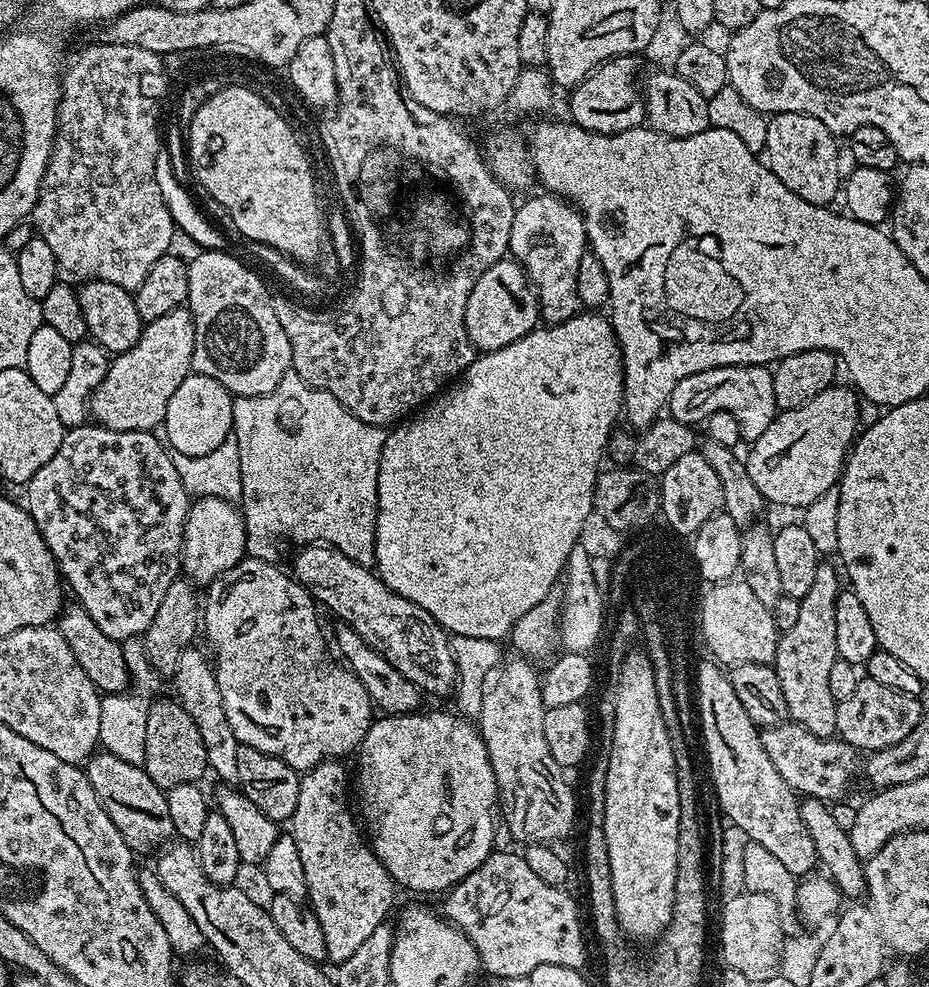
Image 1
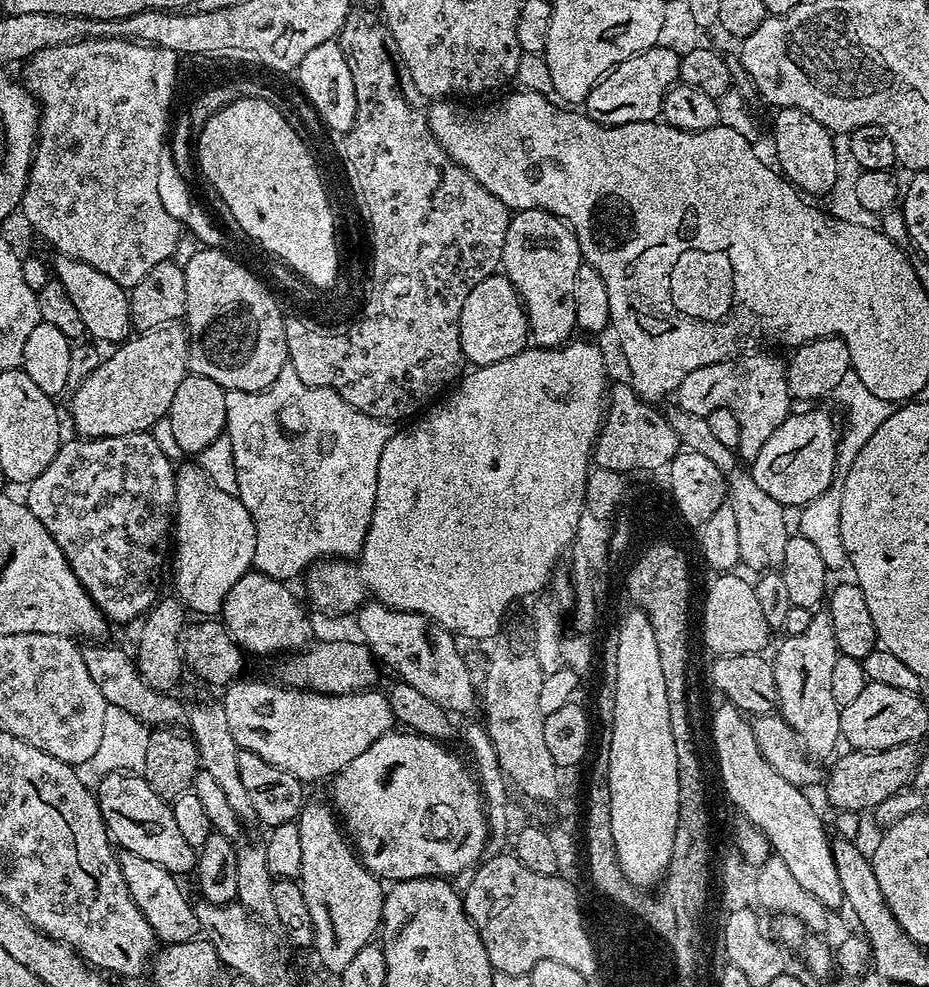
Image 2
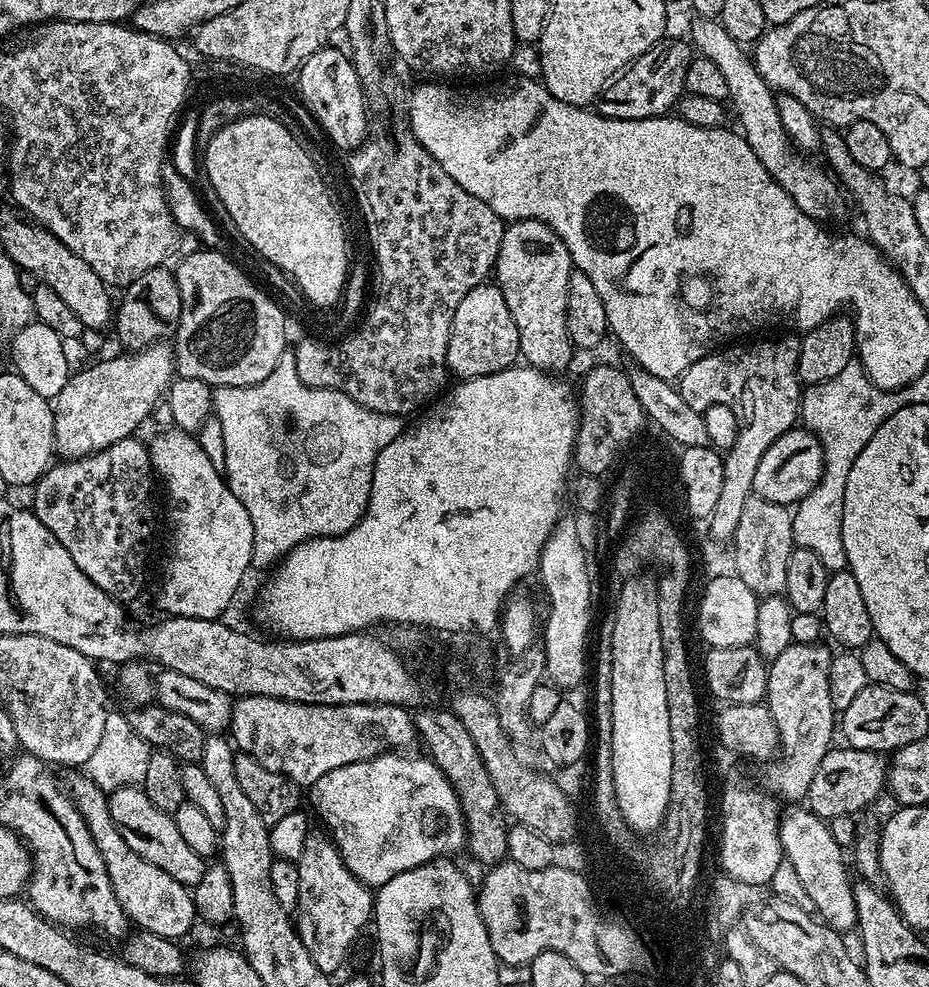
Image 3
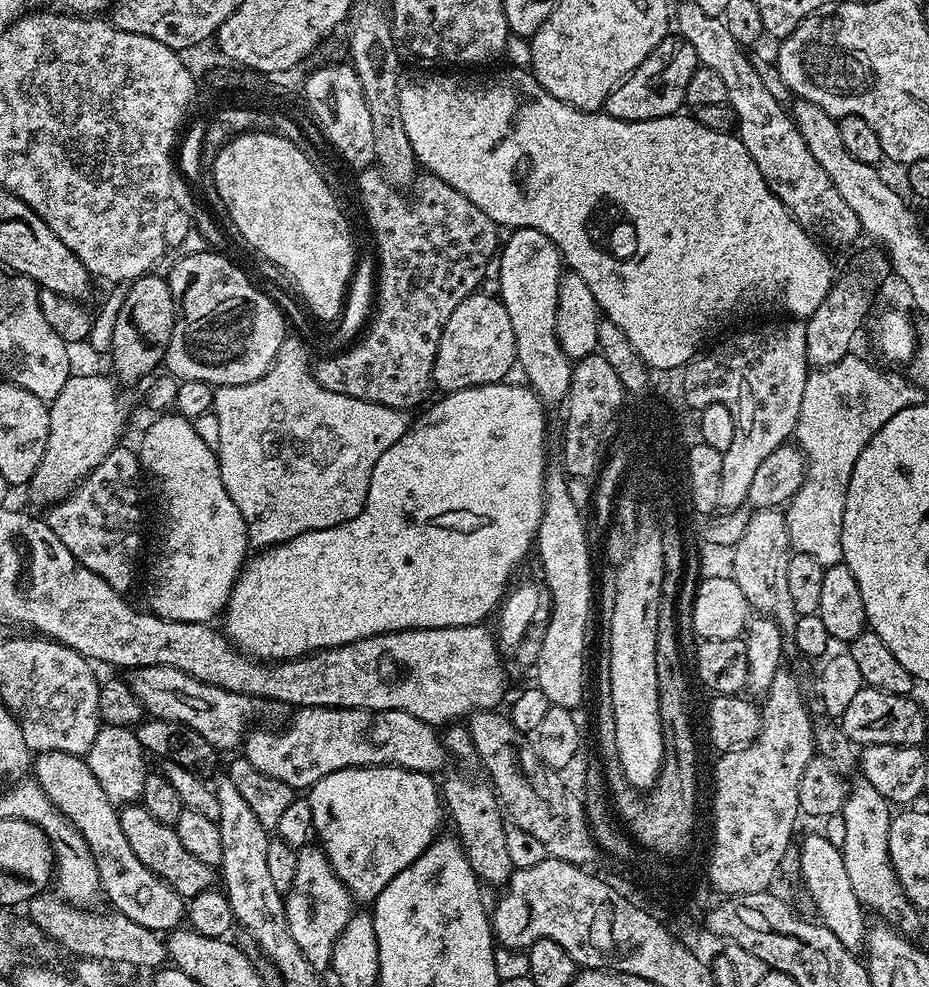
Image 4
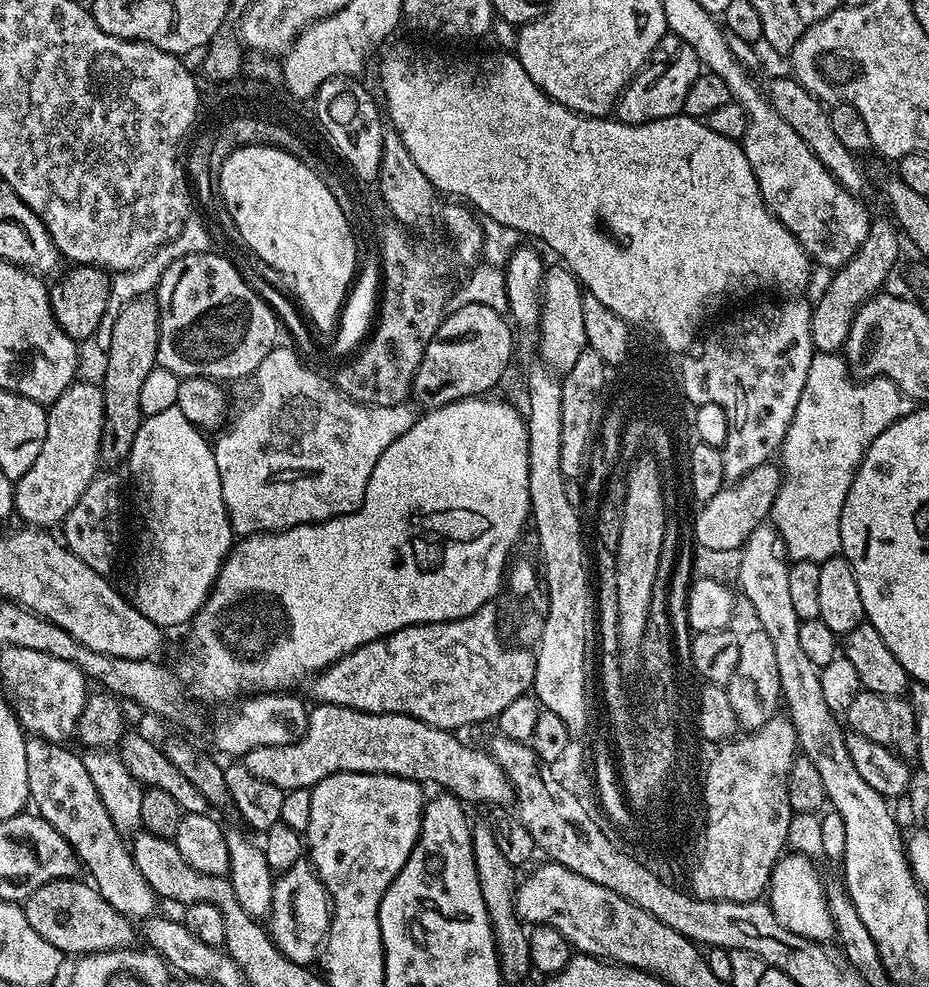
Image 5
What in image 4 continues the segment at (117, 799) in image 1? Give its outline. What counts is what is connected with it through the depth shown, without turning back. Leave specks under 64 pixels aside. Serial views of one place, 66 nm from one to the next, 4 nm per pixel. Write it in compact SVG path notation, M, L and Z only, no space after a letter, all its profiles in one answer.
M139 803L123 805L119 809L119 814L122 834L126 834L130 850L138 854L138 862L142 862L142 866L149 868L158 879L165 880L177 894L187 898L217 887L217 869L199 858L194 858L194 854L188 853L186 846L182 846L182 842L178 839L173 825L150 818L150 814Z

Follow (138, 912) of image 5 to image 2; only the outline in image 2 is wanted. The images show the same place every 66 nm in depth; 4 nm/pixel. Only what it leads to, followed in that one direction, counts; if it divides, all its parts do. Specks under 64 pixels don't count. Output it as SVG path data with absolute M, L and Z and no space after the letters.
M121 851L119 857L126 890L130 890L130 898L134 900L138 910L142 910L142 918L150 922L157 941L167 945L195 940L200 932L200 923L193 901L188 901L187 894L180 889L180 884L176 881L179 879L162 866L154 866L154 862L146 862L146 858L138 858L138 854Z

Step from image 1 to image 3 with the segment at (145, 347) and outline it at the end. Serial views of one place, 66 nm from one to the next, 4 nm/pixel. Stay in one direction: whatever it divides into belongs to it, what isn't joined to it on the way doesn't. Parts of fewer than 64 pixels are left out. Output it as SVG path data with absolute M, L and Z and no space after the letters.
M157 342L149 348L138 348L123 353L125 356L112 356L109 360L100 360L81 372L73 371L66 386L54 397L54 438L56 452L64 458L89 456L119 440L127 440L144 419L151 417L157 405L167 397L168 390L177 375L176 357L171 343Z

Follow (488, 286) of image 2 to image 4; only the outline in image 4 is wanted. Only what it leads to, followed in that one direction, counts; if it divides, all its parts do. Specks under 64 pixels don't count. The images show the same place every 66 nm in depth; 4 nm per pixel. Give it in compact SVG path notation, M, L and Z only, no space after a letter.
M477 290L467 296L450 314L438 342L438 354L434 358L432 384L447 394L483 384L499 384L511 368L517 367L514 346L514 326L510 326L510 314L495 295L487 296Z

